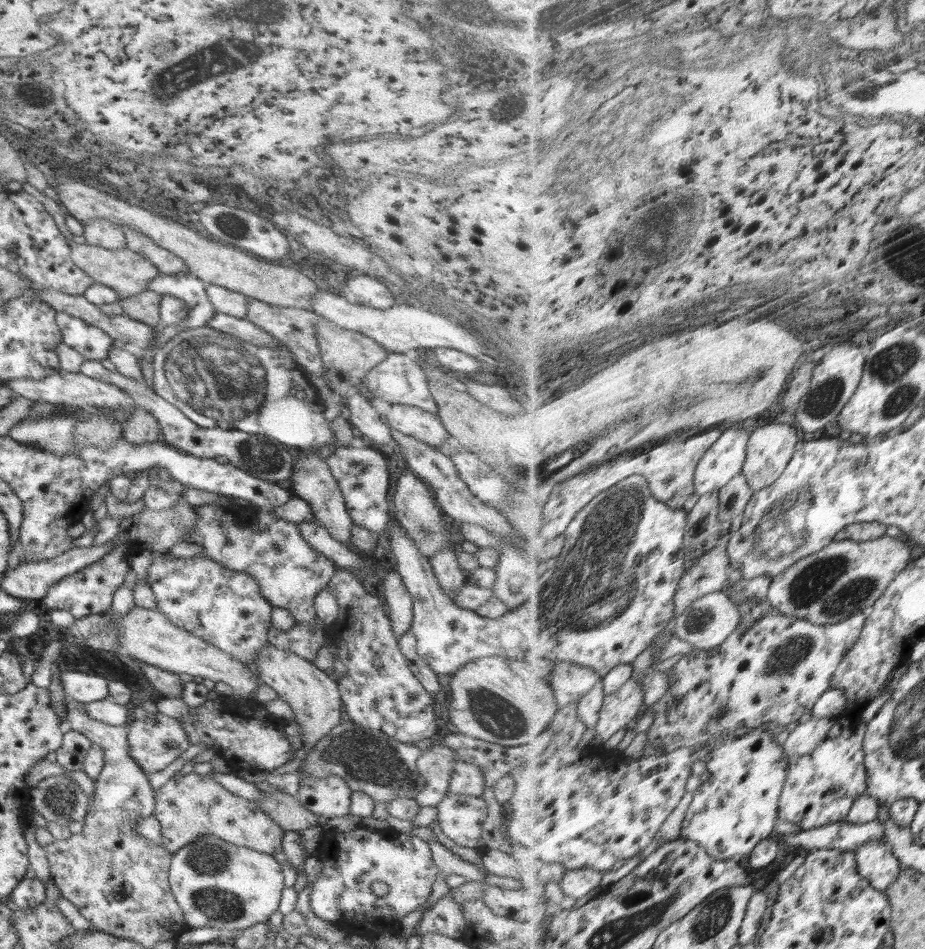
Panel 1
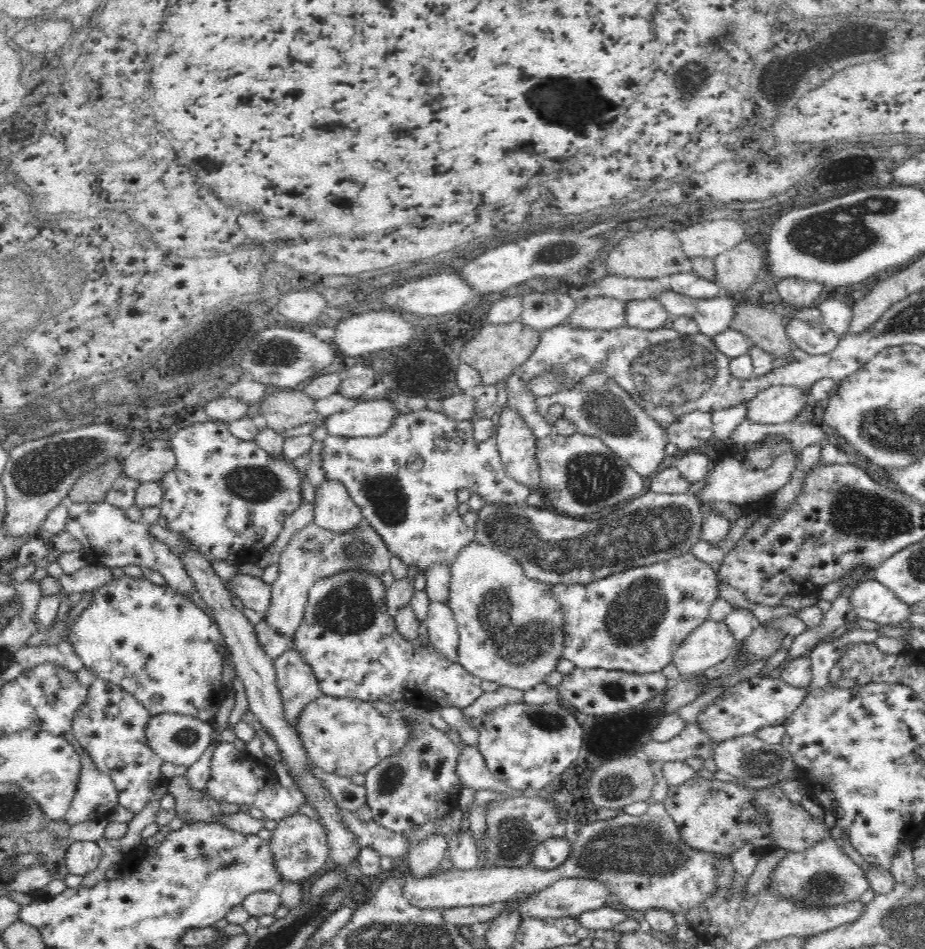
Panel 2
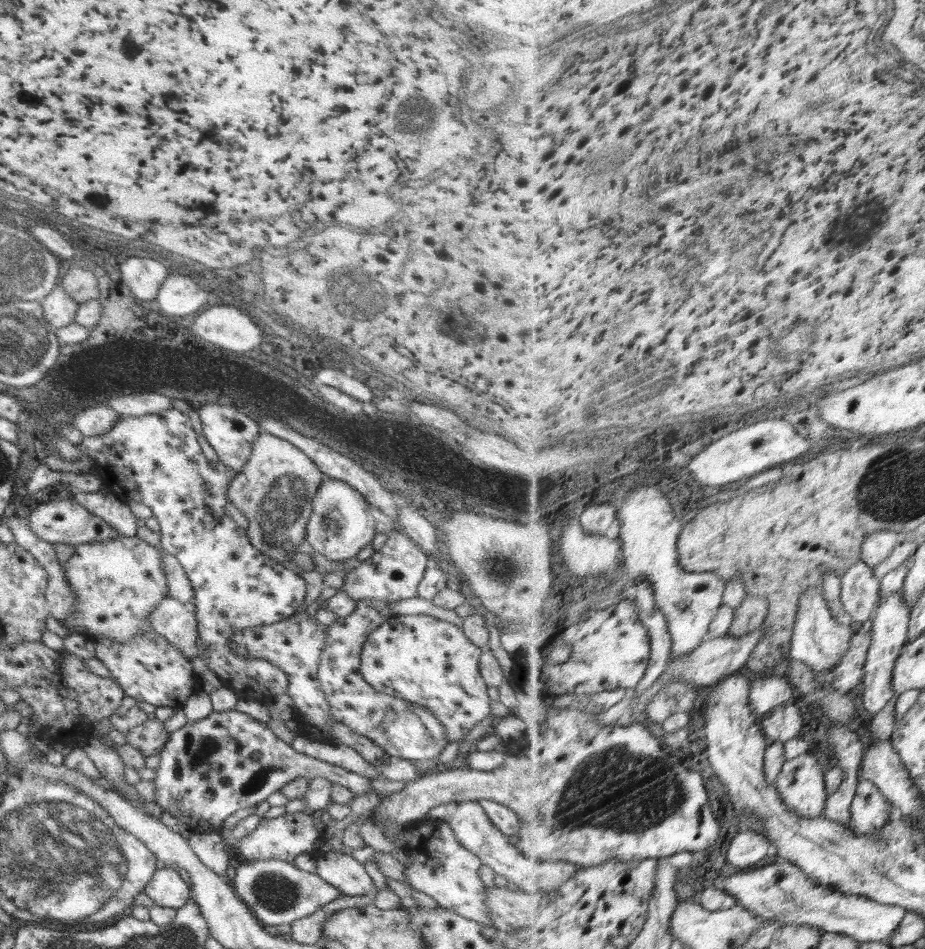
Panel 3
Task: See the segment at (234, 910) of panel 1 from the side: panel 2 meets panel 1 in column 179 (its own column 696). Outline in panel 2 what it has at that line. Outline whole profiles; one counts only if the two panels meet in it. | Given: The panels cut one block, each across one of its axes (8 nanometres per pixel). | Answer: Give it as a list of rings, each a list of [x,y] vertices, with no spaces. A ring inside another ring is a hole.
[[[649,802],[649,808],[639,816],[619,812],[614,818],[594,821],[582,825],[574,842],[571,843],[570,857],[558,868],[551,870],[509,867],[481,867],[474,870],[448,870],[439,876],[405,878],[403,895],[410,904],[418,908],[456,908],[459,906],[486,906],[520,900],[536,894],[562,878],[592,878],[610,887],[611,898],[630,910],[648,910],[649,908],[668,909],[674,912],[676,920],[685,920],[685,912],[705,903],[715,888],[715,880],[720,876],[720,863],[716,854],[701,852],[683,843],[674,819],[668,814],[663,802]]]

